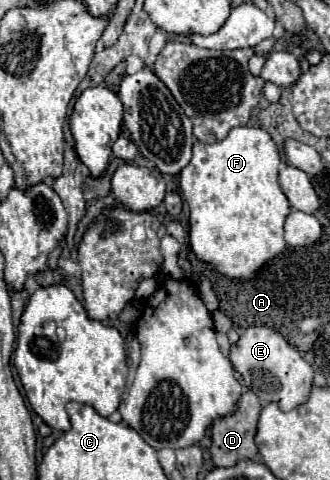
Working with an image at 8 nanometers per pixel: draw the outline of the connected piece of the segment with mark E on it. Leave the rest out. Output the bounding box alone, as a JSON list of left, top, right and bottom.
[229,325,313,411]

